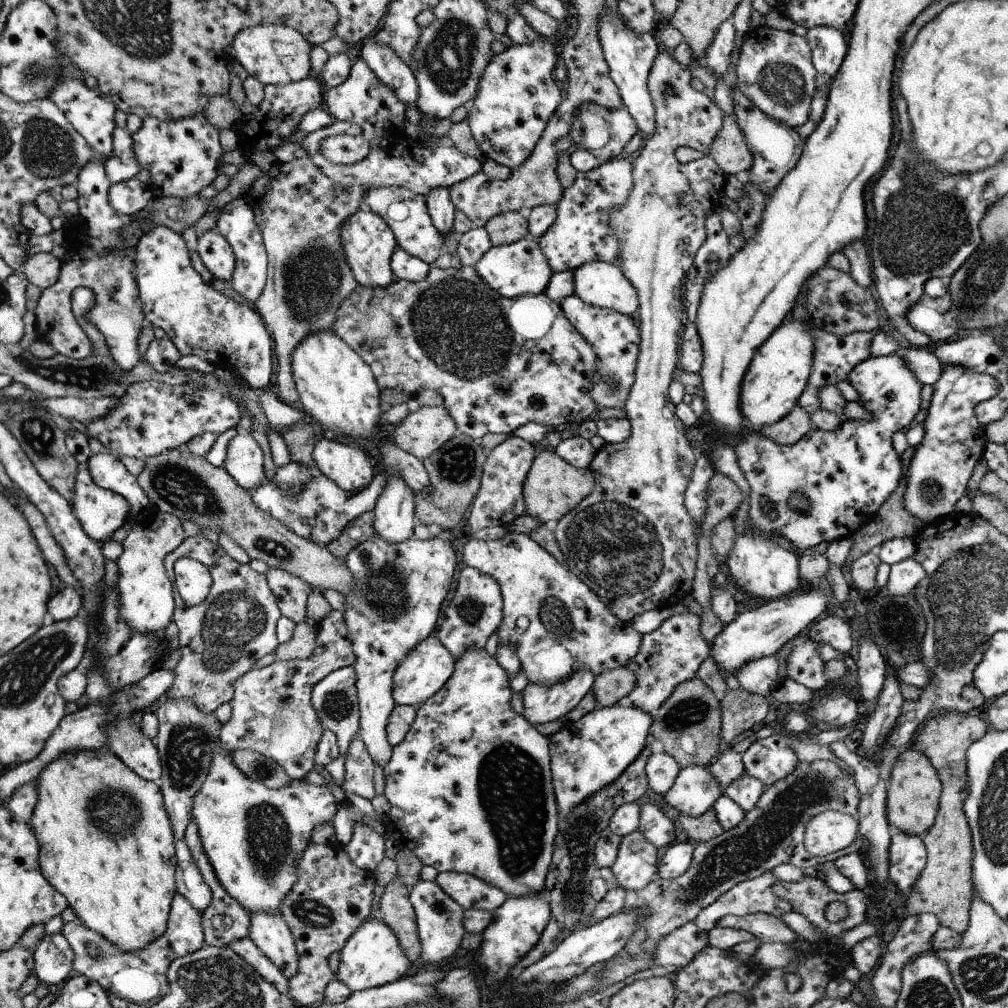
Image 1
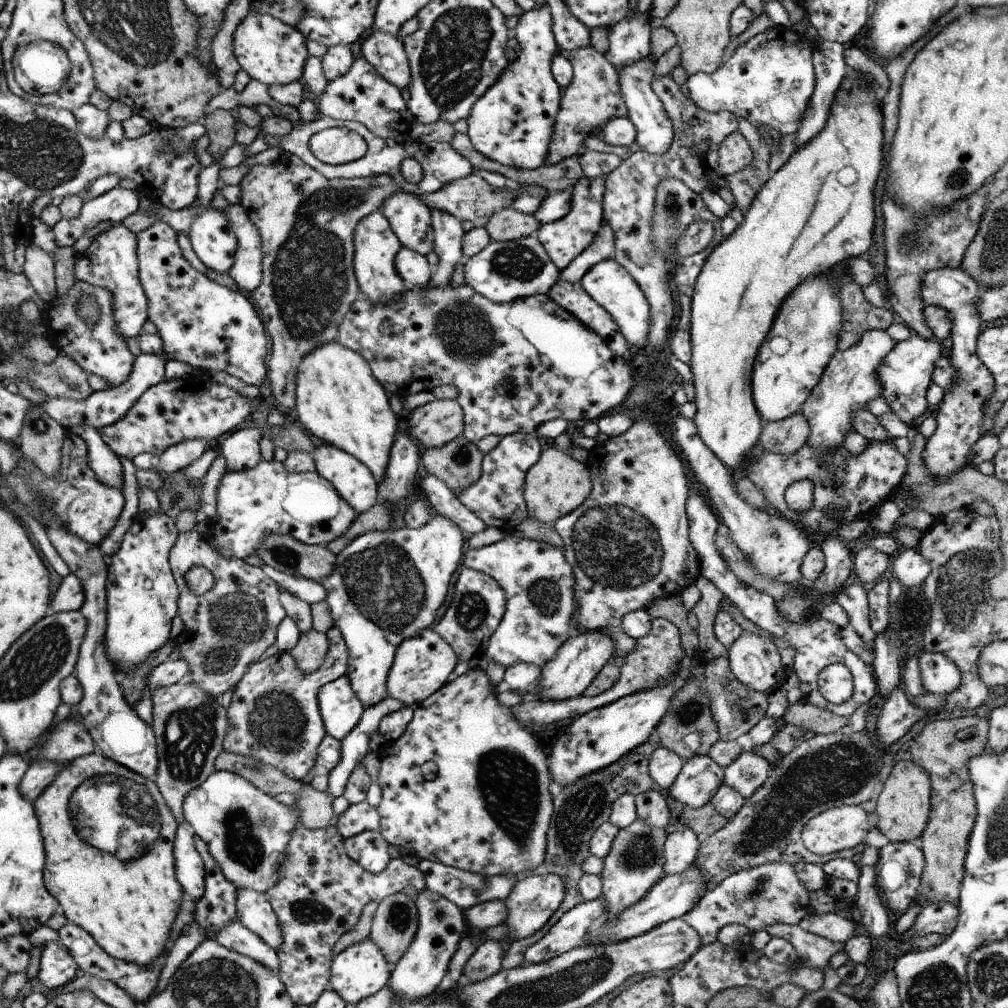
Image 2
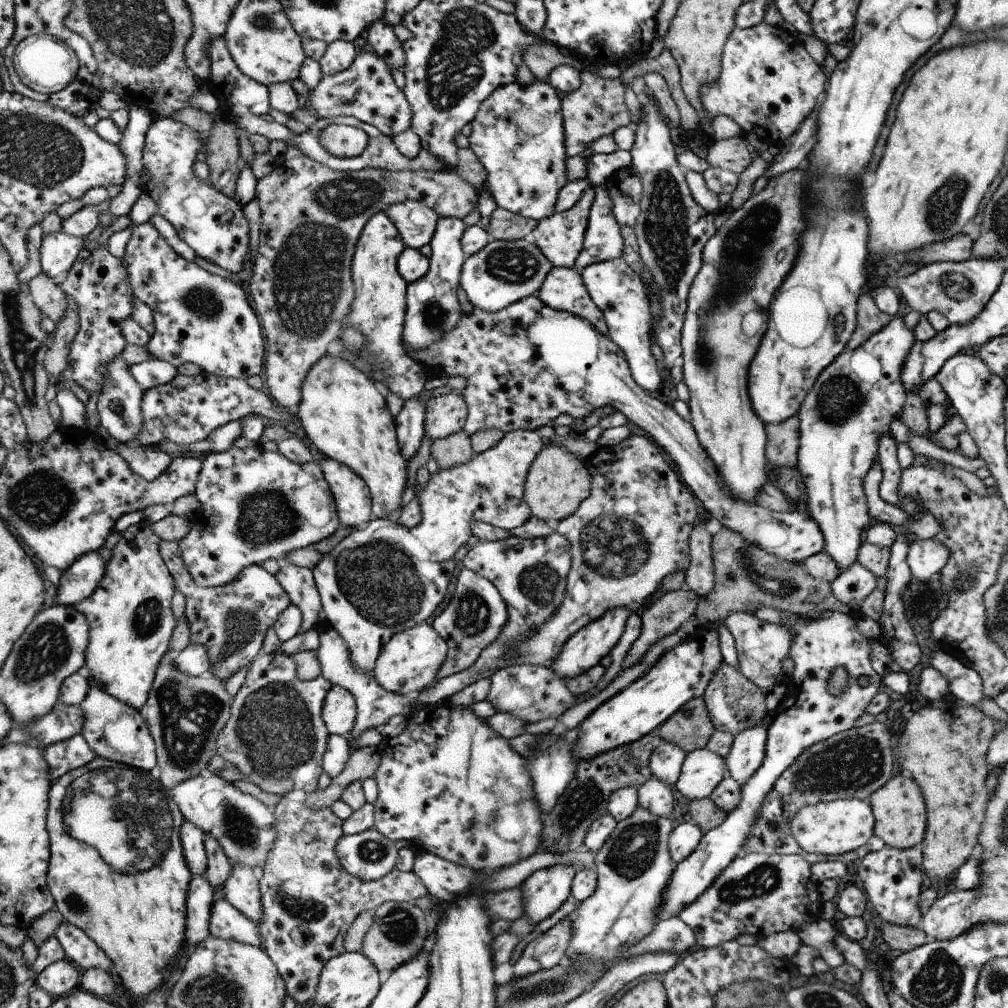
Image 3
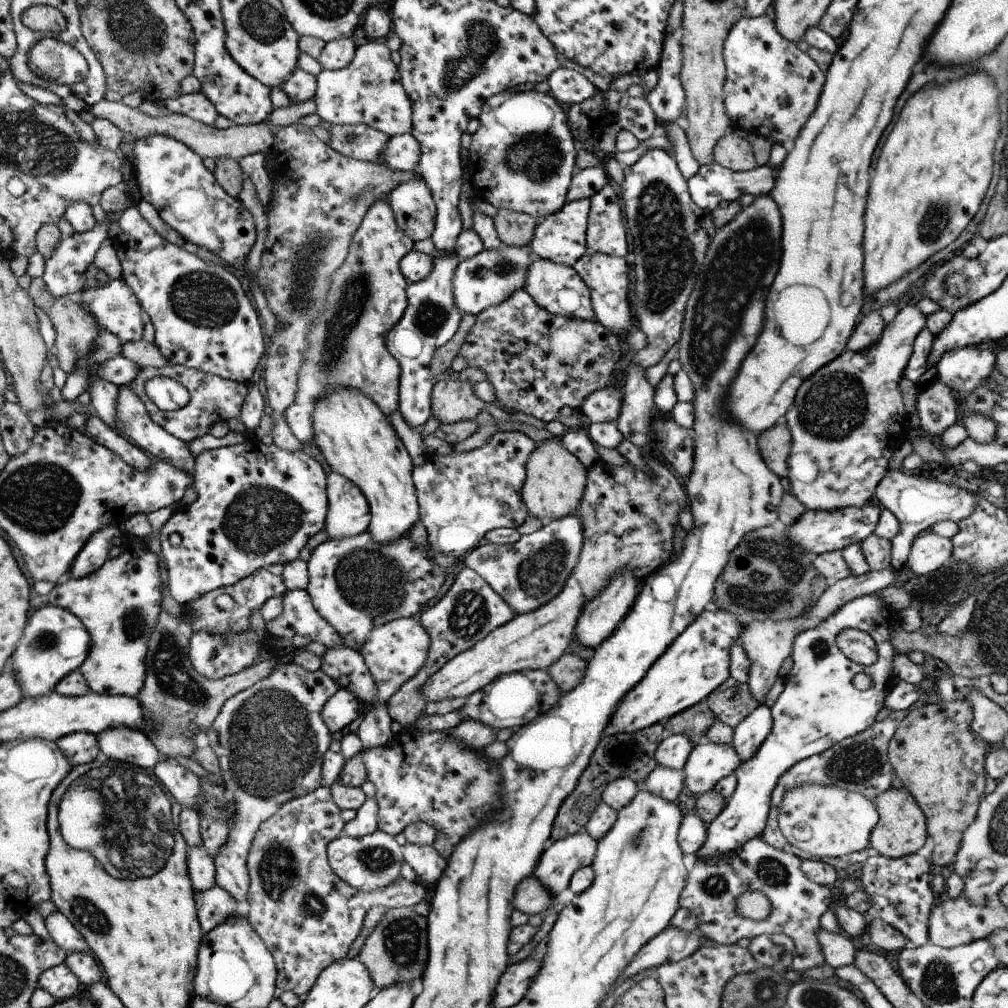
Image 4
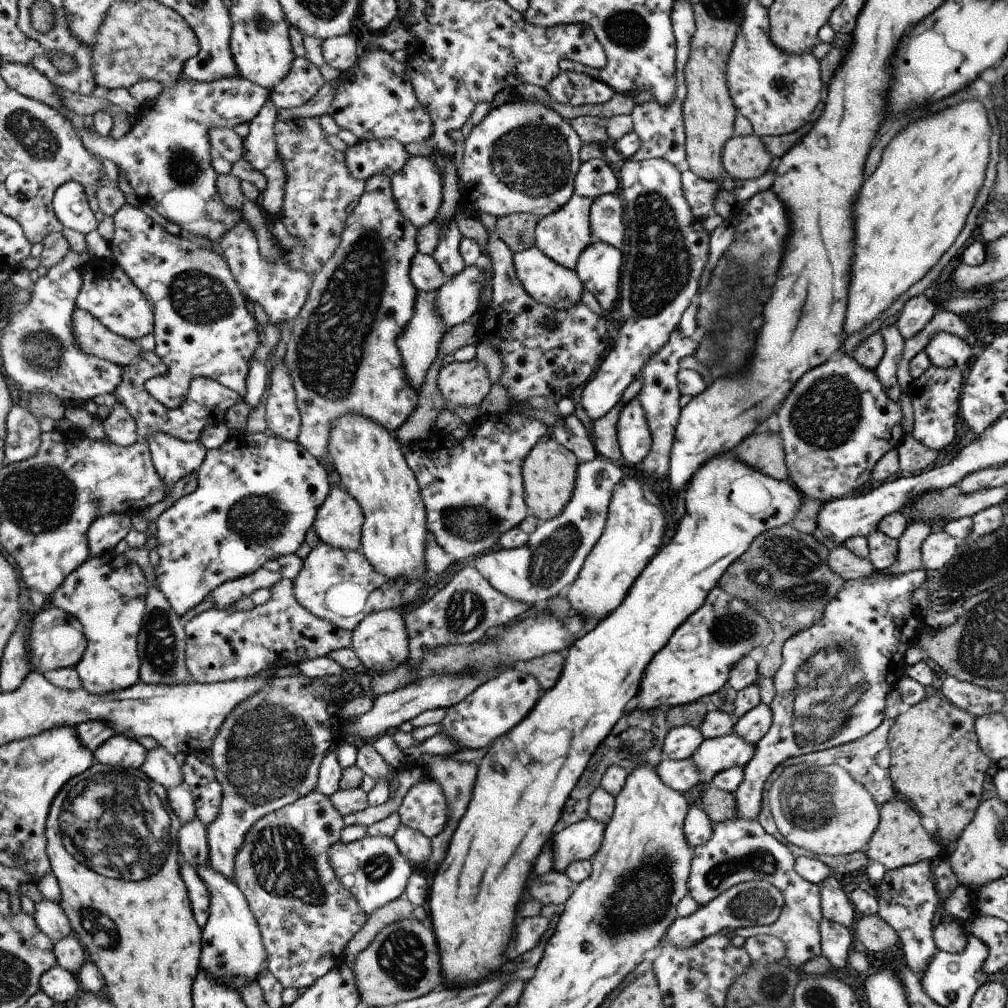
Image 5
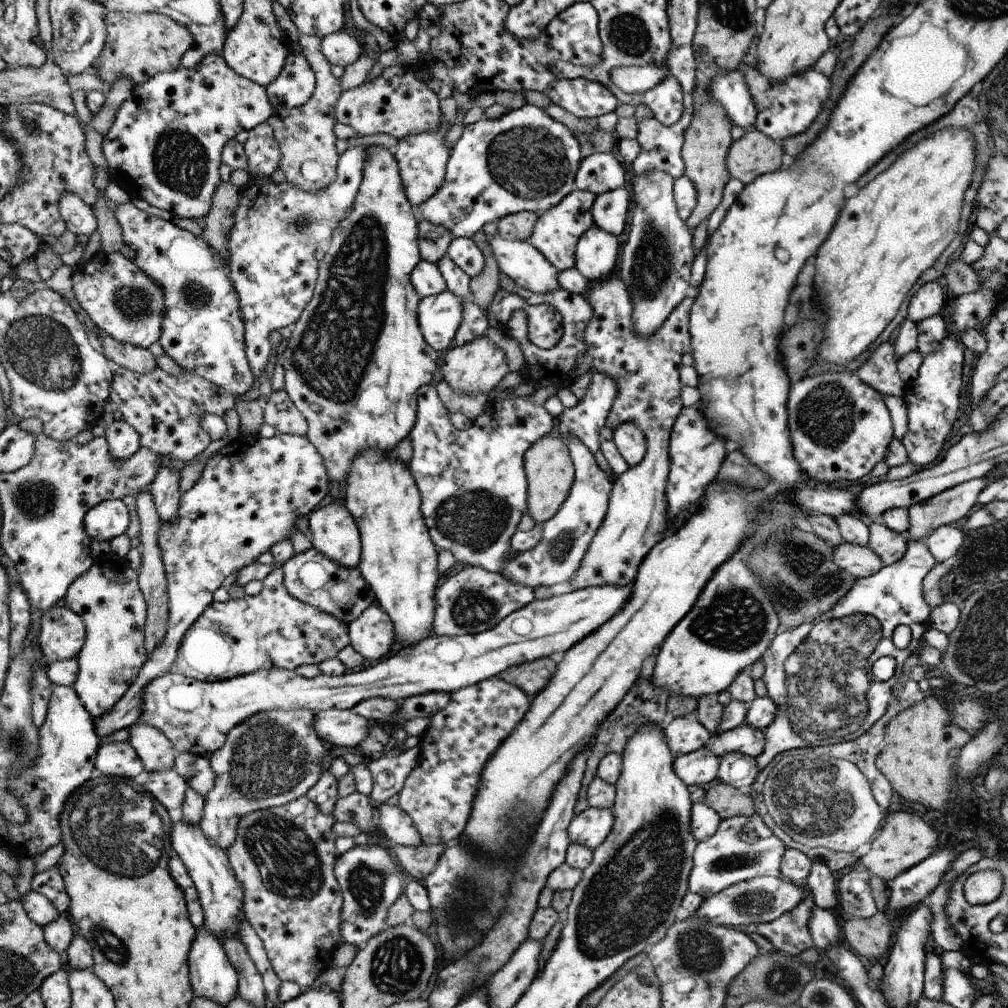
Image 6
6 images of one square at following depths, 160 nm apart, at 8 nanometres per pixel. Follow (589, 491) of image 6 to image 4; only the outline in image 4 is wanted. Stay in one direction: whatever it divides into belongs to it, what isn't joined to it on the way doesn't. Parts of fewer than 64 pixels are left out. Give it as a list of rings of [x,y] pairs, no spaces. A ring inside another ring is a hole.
[[[577,512],[556,519],[540,530],[522,535],[518,543],[494,544],[484,542],[480,548],[468,552],[463,561],[480,576],[508,603],[516,615],[526,615],[550,603],[563,591],[571,576],[583,548],[583,521]]]

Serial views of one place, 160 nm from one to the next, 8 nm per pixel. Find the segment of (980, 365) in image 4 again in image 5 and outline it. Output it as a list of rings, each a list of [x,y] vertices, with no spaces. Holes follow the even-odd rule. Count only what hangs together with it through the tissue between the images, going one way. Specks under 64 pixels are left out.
[[[940,331],[926,345],[931,364],[943,369],[969,364],[975,354],[968,343],[959,336]]]

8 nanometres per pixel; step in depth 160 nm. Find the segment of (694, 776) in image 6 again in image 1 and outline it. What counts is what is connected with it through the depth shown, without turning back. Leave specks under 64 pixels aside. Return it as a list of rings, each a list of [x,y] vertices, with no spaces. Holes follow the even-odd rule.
[[[642,804],[639,813],[639,832],[652,845],[662,850],[662,846],[668,846],[674,840],[676,830],[672,820],[668,820],[660,808],[652,804]]]

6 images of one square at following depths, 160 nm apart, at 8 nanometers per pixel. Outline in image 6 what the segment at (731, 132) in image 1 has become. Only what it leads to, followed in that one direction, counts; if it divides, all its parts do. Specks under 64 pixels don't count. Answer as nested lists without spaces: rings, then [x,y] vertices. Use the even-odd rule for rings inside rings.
[[[750,128],[731,144],[727,158],[732,178],[738,178],[744,185],[754,183],[759,176],[780,170],[785,162],[782,143],[755,128]]]

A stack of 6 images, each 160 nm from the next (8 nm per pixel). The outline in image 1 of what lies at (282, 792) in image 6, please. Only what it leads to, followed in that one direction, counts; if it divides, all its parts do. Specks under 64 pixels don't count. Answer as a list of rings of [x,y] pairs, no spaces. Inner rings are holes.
[[[332,610],[326,620],[318,624],[316,632],[318,646],[310,658],[275,661],[266,668],[246,672],[235,681],[235,695],[229,701],[232,717],[221,726],[221,749],[228,752],[249,749],[262,754],[280,764],[290,780],[302,781],[314,769],[316,746],[325,729],[312,705],[312,690],[322,678],[353,666],[356,661],[343,612]],[[278,912],[272,915],[250,913],[250,916],[249,938],[270,958],[284,977],[288,980],[296,977],[300,968],[300,957],[287,922]]]

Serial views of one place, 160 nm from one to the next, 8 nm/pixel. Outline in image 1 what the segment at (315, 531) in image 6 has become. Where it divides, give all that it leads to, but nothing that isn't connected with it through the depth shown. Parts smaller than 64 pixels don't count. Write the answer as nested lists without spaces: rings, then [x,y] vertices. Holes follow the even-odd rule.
[[[324,438],[315,445],[313,458],[316,465],[316,472],[330,477],[343,490],[363,491],[374,479],[373,467],[375,461],[368,455],[368,452],[360,447],[356,448],[356,446],[348,446],[348,444],[342,444],[342,442]]]

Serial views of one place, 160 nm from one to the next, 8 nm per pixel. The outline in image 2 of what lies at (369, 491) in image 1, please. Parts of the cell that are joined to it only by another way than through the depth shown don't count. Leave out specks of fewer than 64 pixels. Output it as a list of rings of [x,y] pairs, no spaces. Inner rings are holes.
[[[262,459],[256,468],[244,472],[226,471],[216,488],[216,502],[221,522],[214,522],[206,531],[208,544],[222,558],[238,560],[256,554],[260,542],[272,534],[292,536],[306,545],[327,546],[342,536],[358,516],[317,471],[292,472],[278,460]]]

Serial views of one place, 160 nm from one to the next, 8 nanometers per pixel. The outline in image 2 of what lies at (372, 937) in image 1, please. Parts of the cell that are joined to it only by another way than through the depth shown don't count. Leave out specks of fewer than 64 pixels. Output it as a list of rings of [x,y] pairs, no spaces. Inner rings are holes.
[[[370,938],[340,952],[331,965],[330,989],[336,992],[346,1004],[358,1004],[360,1000],[374,996],[391,981],[392,970],[384,952]]]

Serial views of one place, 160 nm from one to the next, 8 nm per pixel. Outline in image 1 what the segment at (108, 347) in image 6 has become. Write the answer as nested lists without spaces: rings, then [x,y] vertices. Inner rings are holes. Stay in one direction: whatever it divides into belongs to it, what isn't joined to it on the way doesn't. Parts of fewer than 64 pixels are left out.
[[[51,253],[31,255],[28,263],[23,267],[27,280],[44,291],[52,287],[59,280],[62,271],[62,261]]]

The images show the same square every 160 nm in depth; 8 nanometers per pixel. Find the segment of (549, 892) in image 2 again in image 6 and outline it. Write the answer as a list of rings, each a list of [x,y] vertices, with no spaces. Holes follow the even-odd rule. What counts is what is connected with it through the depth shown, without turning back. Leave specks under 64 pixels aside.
[[[588,807],[575,816],[567,828],[570,844],[578,844],[595,852],[611,834],[615,815],[611,809]]]

